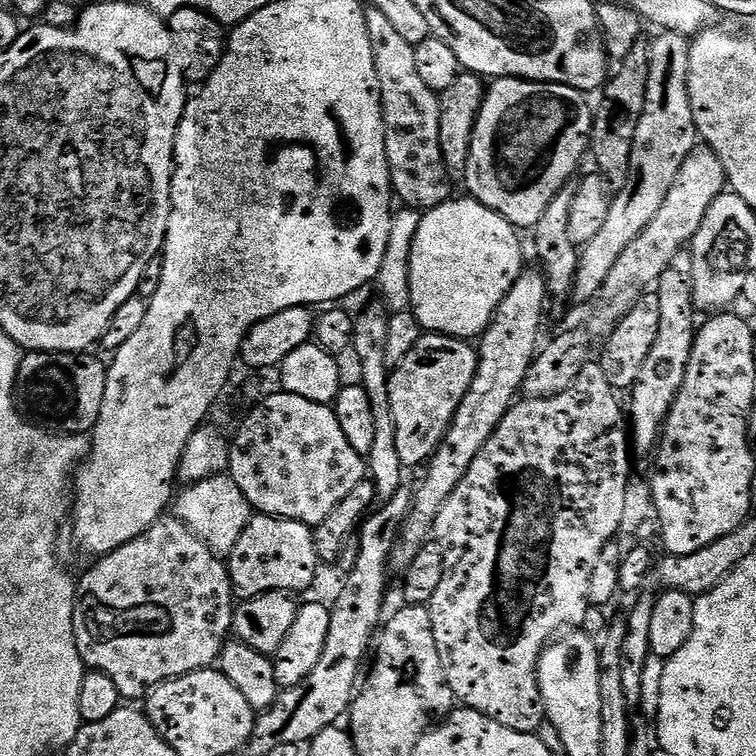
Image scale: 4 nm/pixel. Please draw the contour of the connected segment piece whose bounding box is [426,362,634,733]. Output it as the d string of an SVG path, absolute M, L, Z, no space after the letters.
M589 362L582 370L582 374L578 374L578 378L574 382L574 386L570 386L570 390L562 390L562 394L554 394L548 398L527 398L517 399L512 409L506 414L506 418L502 418L502 422L498 422L498 426L494 430L494 434L490 434L490 438L486 442L486 446L482 446L482 450L478 450L478 458L474 458L474 462L470 462L470 470L466 470L466 478L462 478L462 482L458 482L458 486L454 486L454 494L450 494L450 498L446 498L446 506L442 506L442 510L438 510L438 518L434 529L435 543L444 547L444 569L442 570L442 583L438 586L438 590L434 594L434 598L426 606L430 614L430 622L434 630L434 642L438 642L438 654L442 658L442 670L446 674L446 682L450 686L453 697L463 707L473 708L482 714L486 714L494 722L498 722L502 726L506 726L510 730L518 730L519 732L535 733L536 727L541 723L545 723L544 703L542 702L542 694L540 693L540 682L536 677L536 668L540 665L540 656L548 647L550 641L557 634L563 633L569 626L580 626L584 619L588 616L590 605L590 577L594 575L594 565L598 563L598 558L602 554L602 550L608 544L613 543L617 539L620 527L622 526L622 513L625 511L626 490L630 480L633 479L632 460L628 457L630 453L630 428L626 423L626 408L618 397L617 389L610 386L610 382L606 382L606 374L602 374L599 363Z

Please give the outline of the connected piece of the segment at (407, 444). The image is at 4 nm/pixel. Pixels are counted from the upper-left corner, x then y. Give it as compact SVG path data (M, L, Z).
M443 334L423 336L400 365L391 369L388 385L390 410L394 414L394 442L398 442L398 458L402 458L405 469L412 470L415 464L423 465L432 459L477 370L477 349L469 341Z

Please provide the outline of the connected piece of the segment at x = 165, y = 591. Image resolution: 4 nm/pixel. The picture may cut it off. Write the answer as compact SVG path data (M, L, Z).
M161 518L154 522L138 538L118 546L110 554L99 557L96 564L81 580L76 584L76 605L74 606L74 638L78 646L78 654L84 659L85 665L91 671L110 674L110 679L114 681L114 686L118 686L118 694L125 701L140 702L147 697L152 689L159 684L165 684L168 680L173 680L179 676L185 676L191 672L197 672L203 668L211 668L220 659L220 651L230 639L232 632L232 613L234 611L234 597L232 595L232 583L228 577L227 563L219 555L213 552L211 546L207 544L198 534L194 533L179 518Z

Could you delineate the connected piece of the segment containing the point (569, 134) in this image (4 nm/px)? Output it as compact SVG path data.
M496 78L491 81L490 87L485 91L482 110L478 114L478 122L474 126L474 138L470 142L470 162L464 175L463 183L468 184L471 199L479 204L484 204L490 210L494 210L502 218L506 218L517 229L535 229L538 218L542 218L542 213L546 211L546 206L562 190L562 186L569 183L577 175L576 167L580 164L580 159L586 156L590 148L590 137L592 135L592 118L594 115L593 105L588 105L589 97L577 88L571 88L565 84L545 84L535 80L518 80L515 78Z

